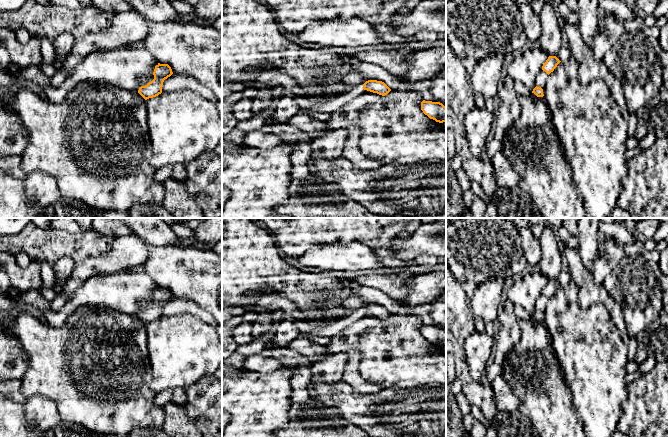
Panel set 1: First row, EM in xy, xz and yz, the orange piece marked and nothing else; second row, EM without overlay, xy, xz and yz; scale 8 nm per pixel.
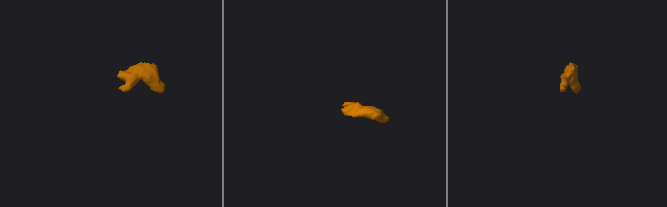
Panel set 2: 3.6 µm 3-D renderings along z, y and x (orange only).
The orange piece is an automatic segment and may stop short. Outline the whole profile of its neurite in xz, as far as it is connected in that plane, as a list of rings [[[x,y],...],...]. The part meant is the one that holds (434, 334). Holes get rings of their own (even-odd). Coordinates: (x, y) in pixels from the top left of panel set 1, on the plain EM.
[[[423,324],[421,326],[421,334],[425,339],[436,346],[446,346],[446,331],[440,326]]]

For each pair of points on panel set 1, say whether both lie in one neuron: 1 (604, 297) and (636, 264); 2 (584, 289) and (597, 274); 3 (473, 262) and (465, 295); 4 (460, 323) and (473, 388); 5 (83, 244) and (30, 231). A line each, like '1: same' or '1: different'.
1: different
2: different
3: different
4: same
5: same

